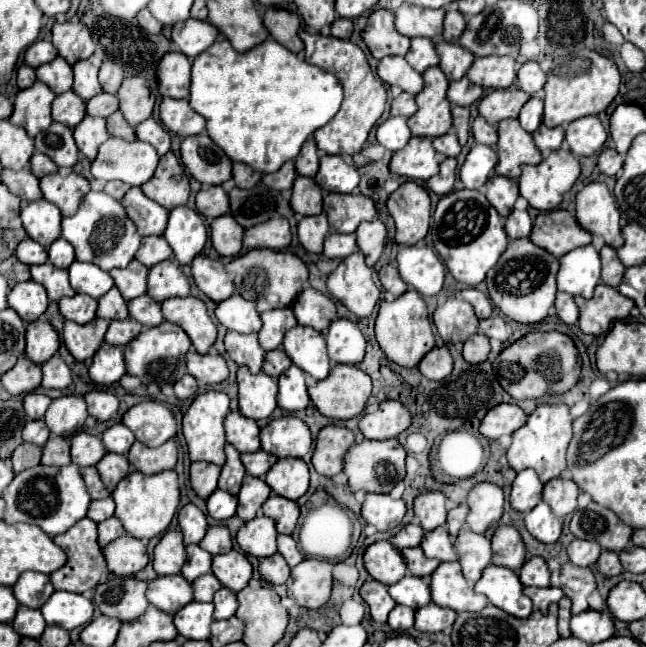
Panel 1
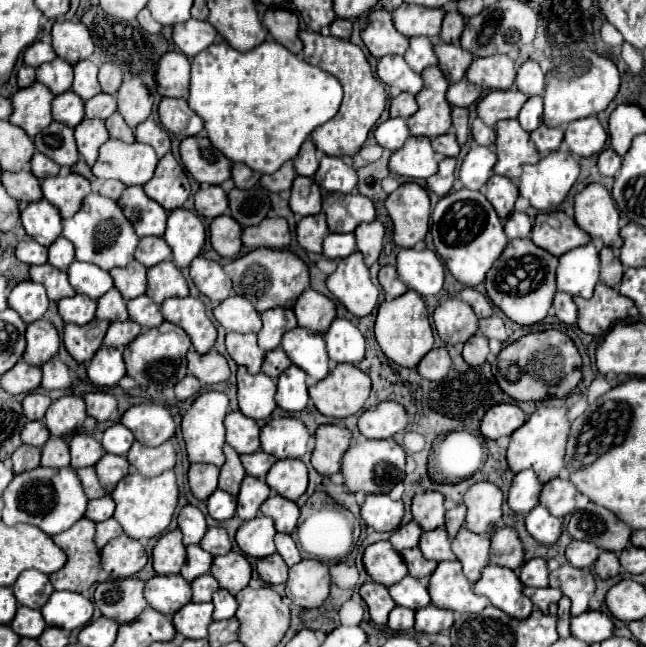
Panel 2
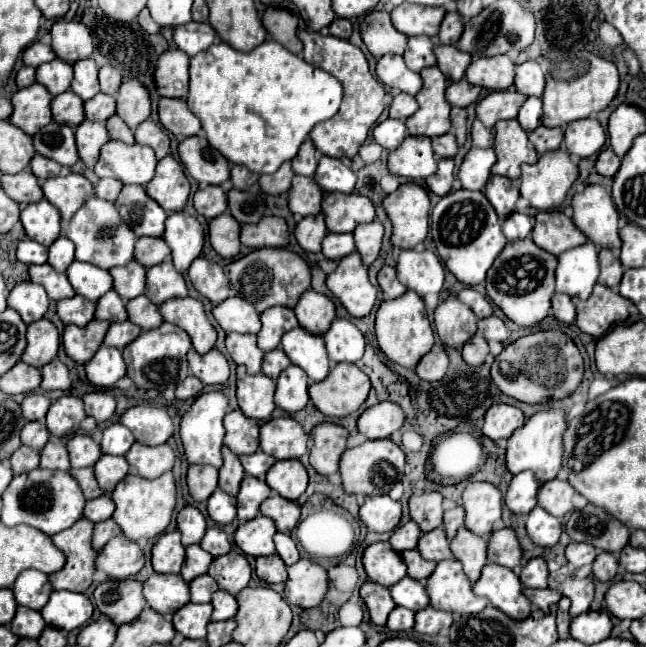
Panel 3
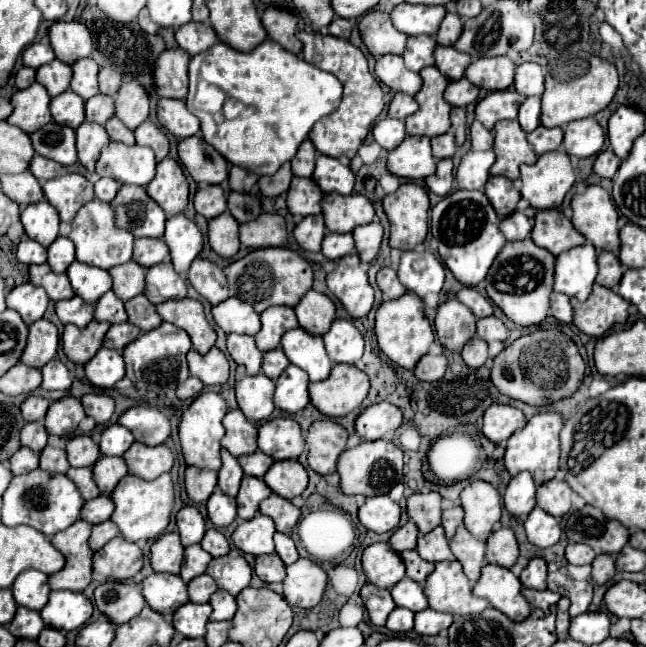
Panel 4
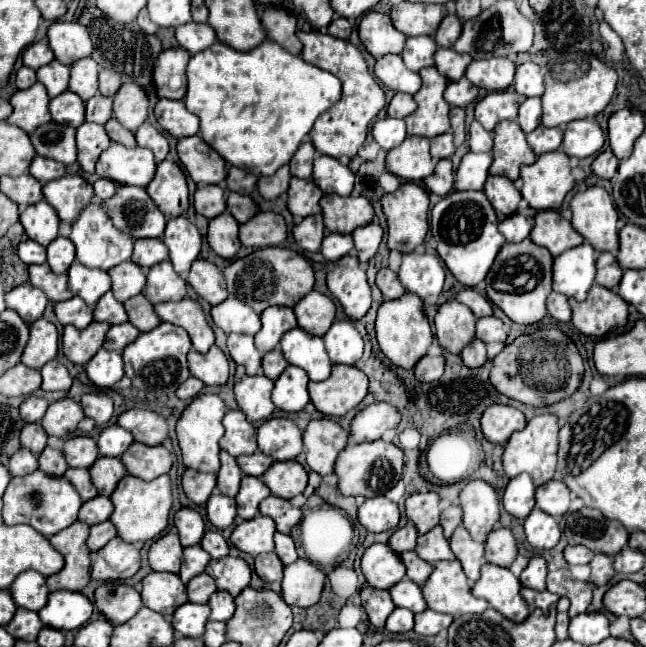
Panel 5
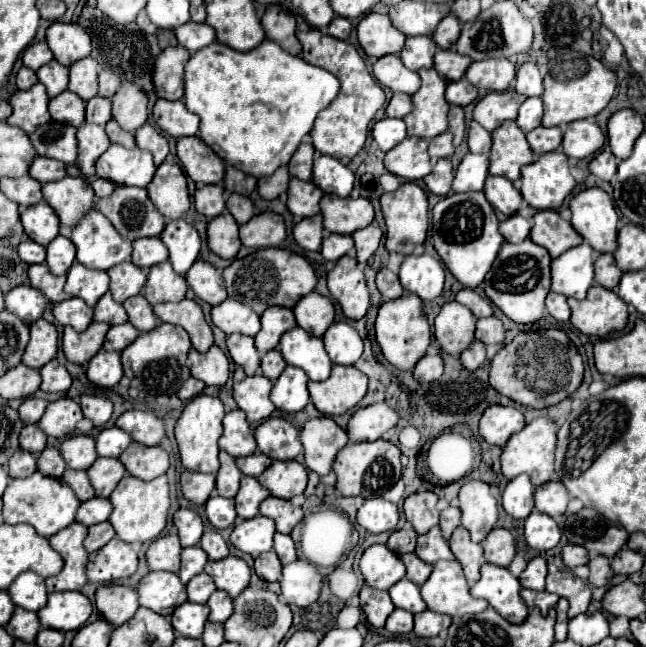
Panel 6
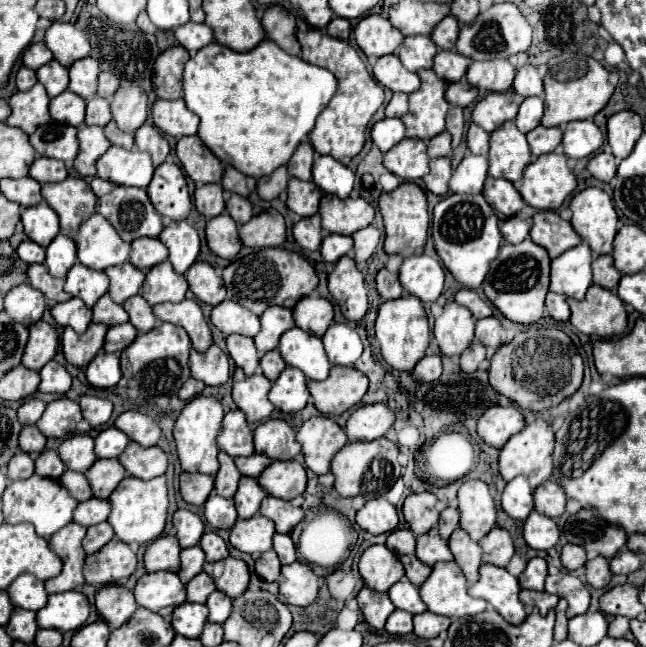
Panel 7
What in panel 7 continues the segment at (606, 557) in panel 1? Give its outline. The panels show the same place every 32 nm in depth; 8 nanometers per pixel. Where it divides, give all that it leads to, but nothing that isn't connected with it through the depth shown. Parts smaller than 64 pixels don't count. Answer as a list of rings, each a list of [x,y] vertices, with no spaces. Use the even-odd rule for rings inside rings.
[[[596,556],[592,560],[588,560],[584,564],[586,568],[586,582],[592,586],[592,588],[604,588],[610,578],[612,578],[612,572],[610,572],[610,566],[608,566],[608,560],[602,558],[602,556]]]

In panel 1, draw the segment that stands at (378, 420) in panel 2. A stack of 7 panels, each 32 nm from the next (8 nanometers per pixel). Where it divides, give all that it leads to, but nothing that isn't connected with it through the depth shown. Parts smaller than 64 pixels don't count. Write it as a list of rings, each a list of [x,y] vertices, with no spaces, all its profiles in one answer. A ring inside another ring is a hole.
[[[398,400],[380,402],[378,410],[366,412],[360,418],[360,432],[370,440],[396,438],[412,424],[412,414]]]

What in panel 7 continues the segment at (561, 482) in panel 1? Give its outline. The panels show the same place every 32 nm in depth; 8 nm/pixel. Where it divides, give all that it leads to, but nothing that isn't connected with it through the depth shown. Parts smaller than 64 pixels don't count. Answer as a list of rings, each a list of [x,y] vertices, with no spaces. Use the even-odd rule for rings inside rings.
[[[554,480],[542,482],[534,490],[534,510],[548,518],[558,518],[566,508],[566,494]]]

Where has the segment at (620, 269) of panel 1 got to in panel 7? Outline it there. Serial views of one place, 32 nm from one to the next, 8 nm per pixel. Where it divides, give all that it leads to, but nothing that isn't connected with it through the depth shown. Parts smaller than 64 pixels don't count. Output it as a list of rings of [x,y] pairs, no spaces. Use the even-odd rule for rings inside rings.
[[[598,256],[592,262],[592,274],[594,274],[594,284],[606,288],[606,290],[614,290],[620,282],[620,272],[614,268],[614,260],[612,256]]]

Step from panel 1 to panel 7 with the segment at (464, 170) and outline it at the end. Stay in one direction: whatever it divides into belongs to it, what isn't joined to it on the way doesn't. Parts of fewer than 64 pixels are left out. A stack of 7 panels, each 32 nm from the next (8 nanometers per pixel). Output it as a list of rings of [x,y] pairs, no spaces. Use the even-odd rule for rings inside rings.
[[[468,154],[454,170],[450,178],[450,190],[458,194],[478,194],[482,192],[486,174],[488,174],[488,158]]]

